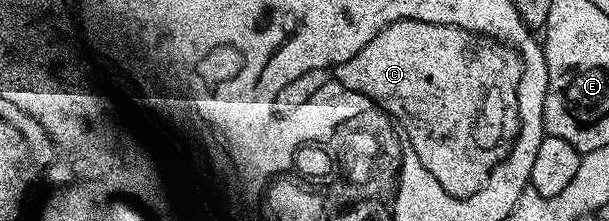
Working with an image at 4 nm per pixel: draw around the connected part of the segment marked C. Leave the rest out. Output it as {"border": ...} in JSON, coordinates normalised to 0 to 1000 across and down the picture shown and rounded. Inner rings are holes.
{"border":[[[662,86],[634,113],[634,131],[627,131],[627,149],[621,149],[606,195],[594,204],[594,222],[588,222],[588,240],[581,240],[581,258],[575,258],[575,276],[562,276],[555,290],[548,308],[548,357],[550,371],[568,385],[568,403],[581,403],[581,421],[594,421],[601,439],[608,439],[627,498],[639,502],[657,557],[673,679],[686,692],[686,729],[693,729],[693,747],[700,747],[700,765],[706,765],[713,819],[719,819],[741,882],[764,900],[767,882],[785,873],[791,855],[791,837],[798,837],[798,819],[808,792],[808,769],[819,756],[834,715],[837,674],[847,647],[847,606],[854,593],[852,371],[857,367],[859,308],[854,249],[842,213],[821,195],[814,176],[803,176],[800,158],[780,158],[777,140],[762,140],[757,122],[745,113],[695,104],[693,95],[672,100],[672,90]]]}

